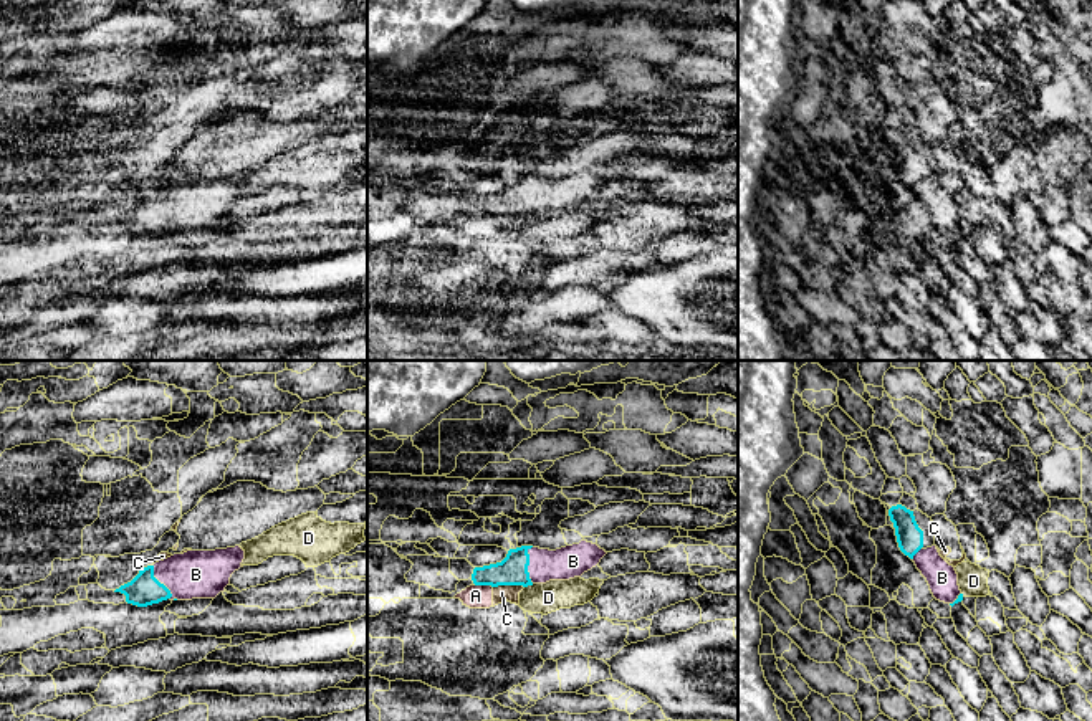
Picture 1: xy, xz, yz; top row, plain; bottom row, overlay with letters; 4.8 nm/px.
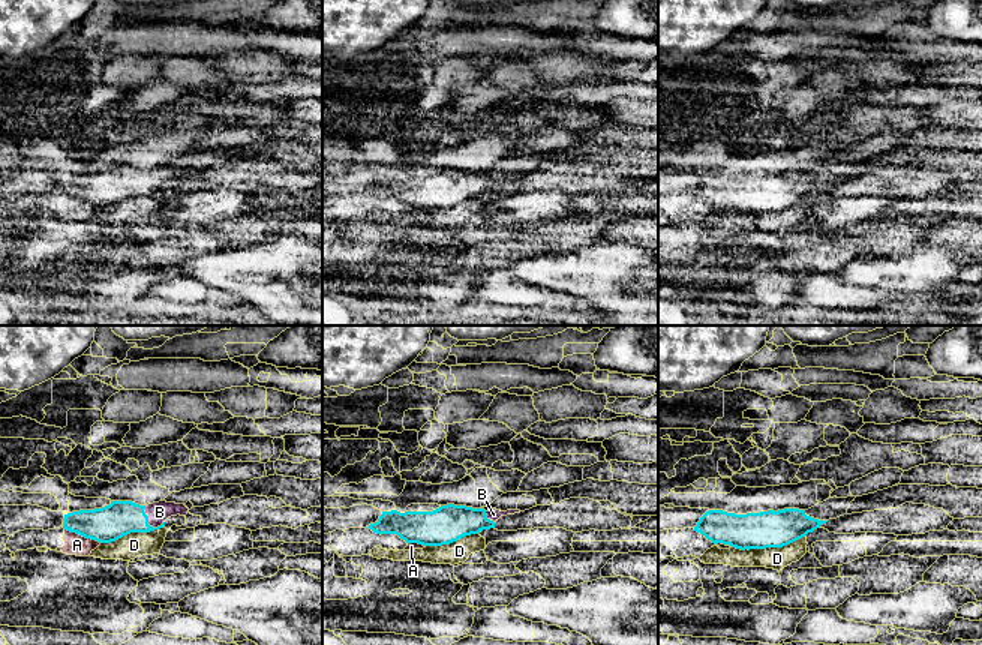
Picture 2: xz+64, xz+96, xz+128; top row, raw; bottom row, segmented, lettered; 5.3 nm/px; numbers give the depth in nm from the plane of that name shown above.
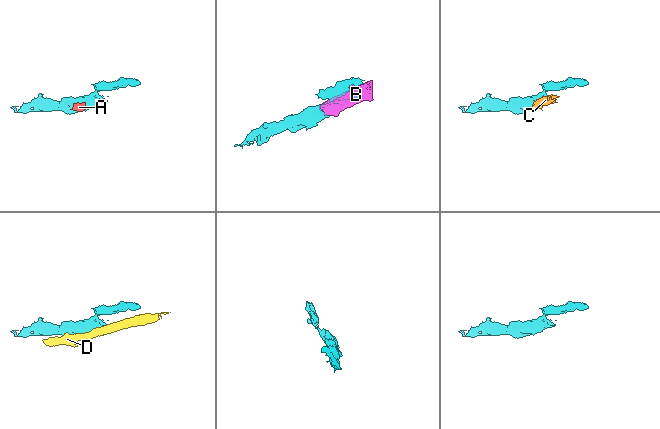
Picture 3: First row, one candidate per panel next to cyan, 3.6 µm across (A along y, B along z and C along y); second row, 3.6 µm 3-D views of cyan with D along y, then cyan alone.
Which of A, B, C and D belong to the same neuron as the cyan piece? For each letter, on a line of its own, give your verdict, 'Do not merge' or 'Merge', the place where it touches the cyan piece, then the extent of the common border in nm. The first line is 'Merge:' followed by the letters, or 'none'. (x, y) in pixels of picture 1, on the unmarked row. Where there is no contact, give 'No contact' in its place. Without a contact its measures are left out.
Merge: B
A: Do not merge. Touches cyan at xz (483, 214). Shared border 100 nm
B: Merge. Touches cyan at xy (159, 212). Shared border 220 nm
C: Do not merge. Touches cyan at xz (508, 214). Shared border 150 nm
D: Do not merge. Touches cyan at xz (528, 214). Shared border 50 nm

